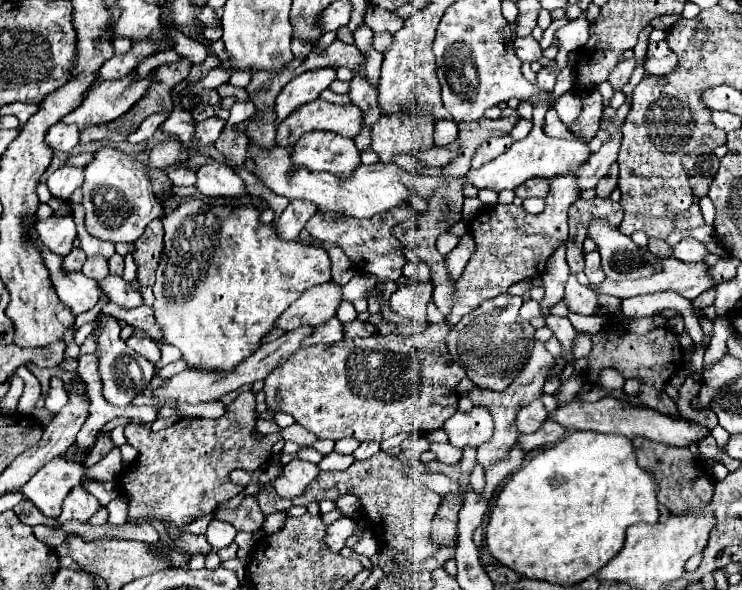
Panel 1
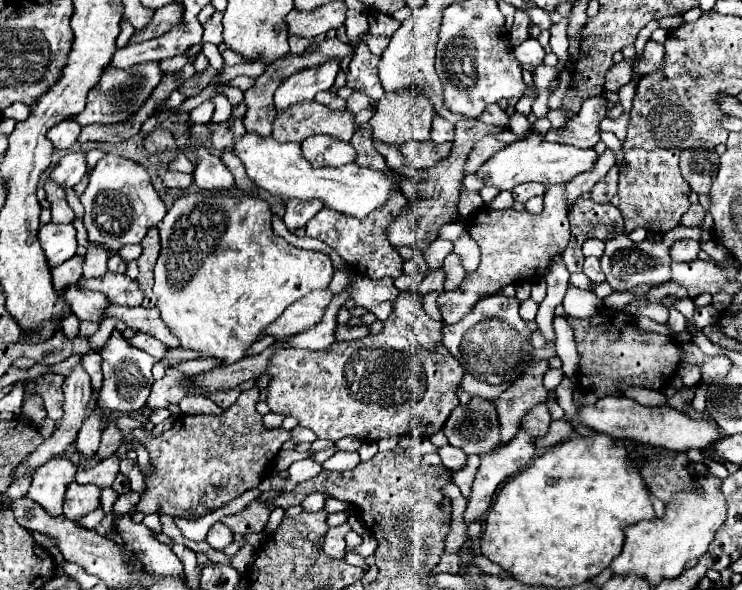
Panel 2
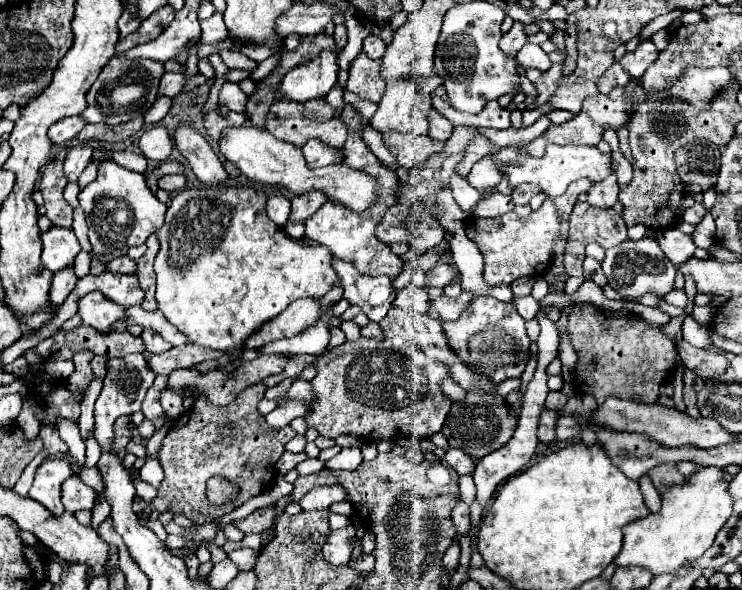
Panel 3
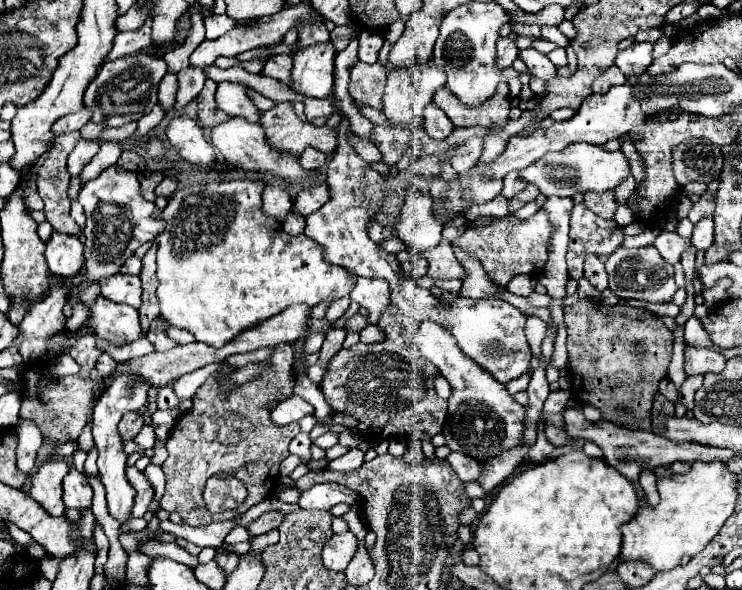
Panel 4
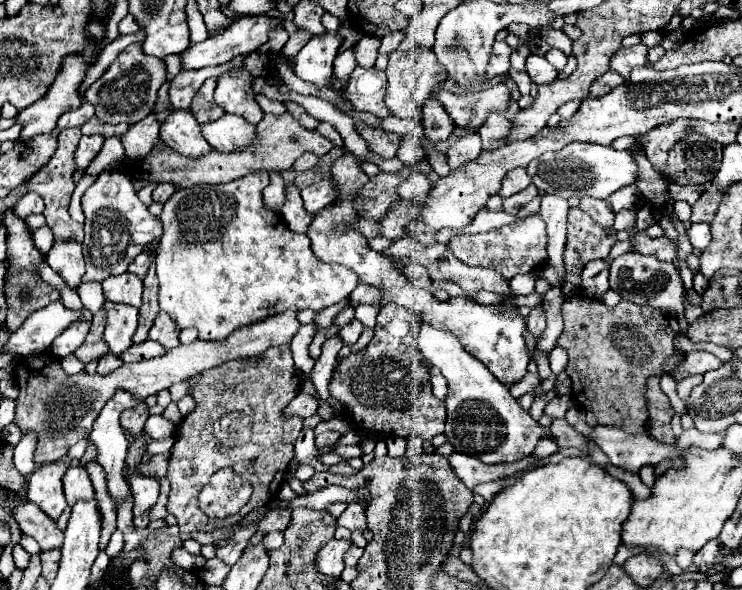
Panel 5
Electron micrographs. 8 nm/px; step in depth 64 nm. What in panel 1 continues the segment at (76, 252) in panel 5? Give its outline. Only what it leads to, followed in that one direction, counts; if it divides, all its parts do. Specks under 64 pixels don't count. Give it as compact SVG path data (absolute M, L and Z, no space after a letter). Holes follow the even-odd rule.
M52 214L44 220L36 220L36 230L40 240L56 254L66 256L76 240L76 224L72 216Z

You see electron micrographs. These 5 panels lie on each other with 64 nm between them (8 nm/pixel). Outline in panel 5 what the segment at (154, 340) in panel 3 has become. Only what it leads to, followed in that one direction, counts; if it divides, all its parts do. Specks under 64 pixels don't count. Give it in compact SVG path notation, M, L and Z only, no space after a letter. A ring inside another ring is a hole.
M160 312L150 328L150 334L148 334L150 340L156 340L160 342L166 350L170 348L176 348L180 342L178 342L178 336L176 336L176 324L172 322L172 318L164 312Z

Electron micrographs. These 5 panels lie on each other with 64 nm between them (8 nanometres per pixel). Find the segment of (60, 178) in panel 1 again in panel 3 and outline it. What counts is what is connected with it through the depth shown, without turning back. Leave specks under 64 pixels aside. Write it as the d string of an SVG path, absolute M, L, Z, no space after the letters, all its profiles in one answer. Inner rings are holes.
M76 146L76 148L70 148L66 158L64 158L64 164L62 164L62 172L66 176L68 182L76 182L78 176L82 174L82 170L90 164L90 156L92 156L92 148L90 146Z

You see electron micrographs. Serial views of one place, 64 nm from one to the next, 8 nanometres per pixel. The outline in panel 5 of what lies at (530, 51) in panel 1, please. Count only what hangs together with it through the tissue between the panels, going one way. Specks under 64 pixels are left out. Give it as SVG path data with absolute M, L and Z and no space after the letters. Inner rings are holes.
M530 54L526 58L526 72L530 74L534 84L548 84L558 78L558 70L544 56L538 54Z

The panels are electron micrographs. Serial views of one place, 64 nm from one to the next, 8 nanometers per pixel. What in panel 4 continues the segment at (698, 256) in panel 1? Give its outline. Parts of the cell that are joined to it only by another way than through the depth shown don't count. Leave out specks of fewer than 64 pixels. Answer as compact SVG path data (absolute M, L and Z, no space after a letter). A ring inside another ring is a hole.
M662 230L654 240L654 246L662 254L662 258L668 260L668 264L678 264L682 254L692 248L692 242L688 238L682 238L678 232Z

